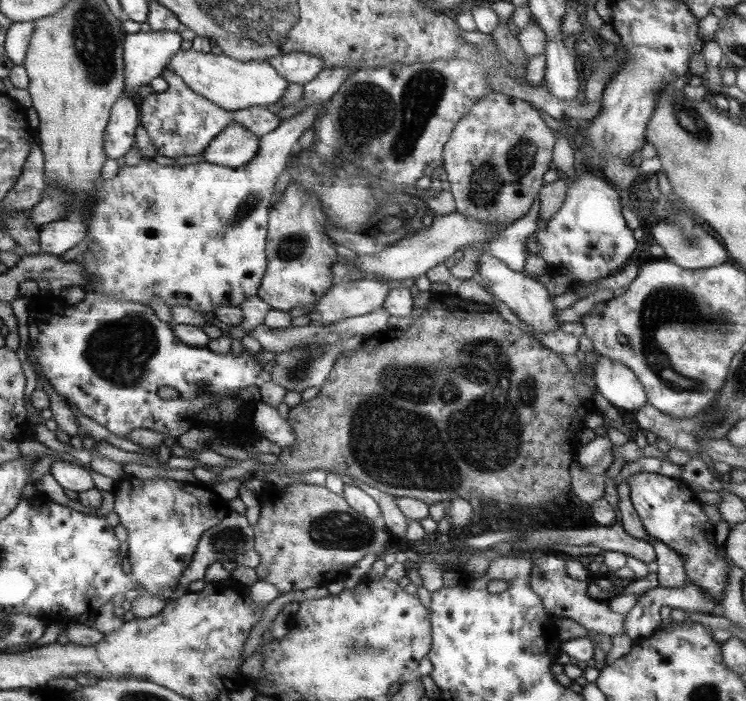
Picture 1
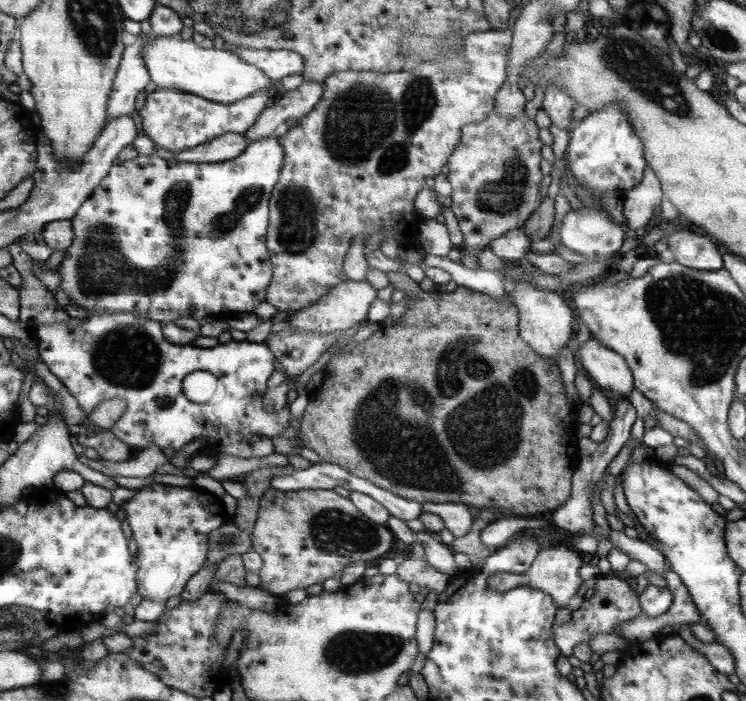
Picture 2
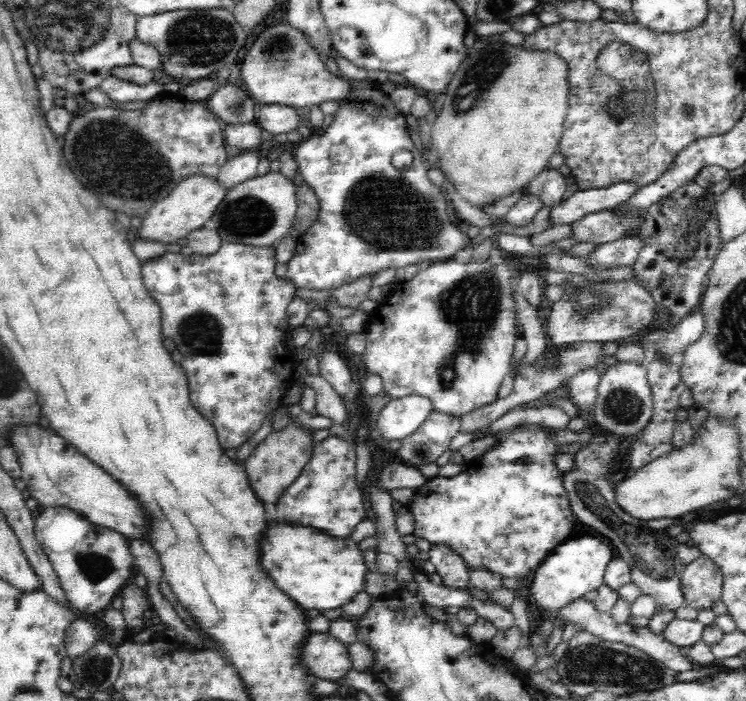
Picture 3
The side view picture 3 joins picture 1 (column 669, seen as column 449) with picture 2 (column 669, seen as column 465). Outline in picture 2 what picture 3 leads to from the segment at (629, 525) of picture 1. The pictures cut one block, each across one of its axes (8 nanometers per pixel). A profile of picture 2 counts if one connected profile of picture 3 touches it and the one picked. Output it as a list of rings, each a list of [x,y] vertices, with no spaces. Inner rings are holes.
[[[667,563],[667,567],[665,567],[664,572],[662,573],[662,577],[665,579],[666,590],[669,590],[673,596],[672,604],[669,606],[669,609],[664,614],[655,617],[647,617],[643,614],[640,614],[639,616],[633,616],[633,618],[630,620],[627,620],[622,624],[618,624],[618,626],[614,628],[613,634],[615,634],[615,636],[619,636],[619,638],[623,638],[631,643],[641,643],[647,640],[651,640],[656,634],[660,632],[663,626],[683,626],[703,623],[702,617],[697,611],[697,608],[694,606],[689,592],[681,583],[680,577],[673,573],[673,569],[669,567],[669,563]]]

